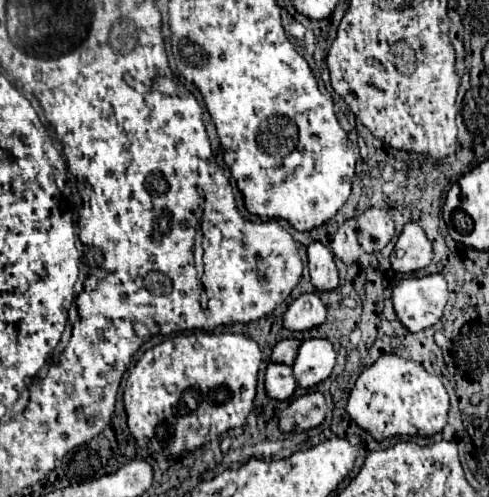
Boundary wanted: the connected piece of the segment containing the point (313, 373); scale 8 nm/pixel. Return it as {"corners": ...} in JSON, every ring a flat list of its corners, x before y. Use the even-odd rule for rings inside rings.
{"corners":[[307,339,299,347,293,375,299,387,311,389,325,381,335,365,335,351,327,339]]}

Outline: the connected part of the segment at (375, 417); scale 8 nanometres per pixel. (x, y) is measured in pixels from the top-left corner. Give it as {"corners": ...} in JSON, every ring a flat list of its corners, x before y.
{"corners":[[383,355,359,375,345,409,361,429,373,435,375,441,413,435,433,437,447,423,449,395,443,383,435,375,429,375,419,363,405,361,397,355]]}

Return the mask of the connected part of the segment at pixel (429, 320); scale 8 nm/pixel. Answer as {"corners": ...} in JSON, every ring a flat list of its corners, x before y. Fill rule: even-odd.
{"corners":[[441,275,421,279,401,279,393,287,393,307,399,321,409,331,421,331,435,325,447,305,449,289]]}

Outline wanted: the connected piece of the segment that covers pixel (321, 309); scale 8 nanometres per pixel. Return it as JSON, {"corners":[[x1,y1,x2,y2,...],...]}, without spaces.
{"corners":[[305,293,295,299,283,315,283,325,291,331,309,331,325,321,325,305,317,293]]}

